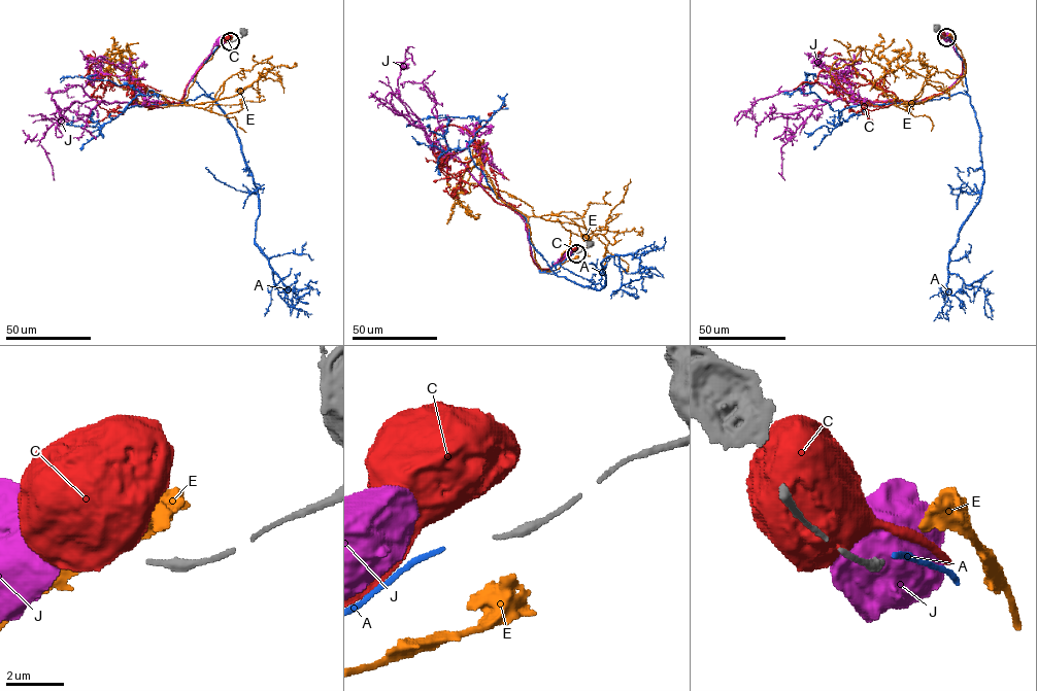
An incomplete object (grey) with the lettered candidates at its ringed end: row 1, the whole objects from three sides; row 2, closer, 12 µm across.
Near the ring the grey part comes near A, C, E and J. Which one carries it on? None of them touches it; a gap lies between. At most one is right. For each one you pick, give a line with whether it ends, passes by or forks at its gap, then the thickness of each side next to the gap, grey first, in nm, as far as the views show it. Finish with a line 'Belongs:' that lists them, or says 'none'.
A: it ends | 190/170 nm
Belongs: A

